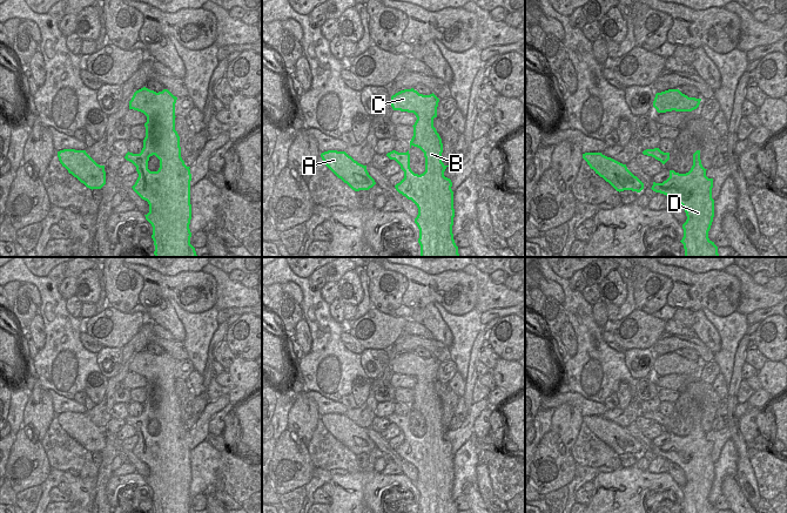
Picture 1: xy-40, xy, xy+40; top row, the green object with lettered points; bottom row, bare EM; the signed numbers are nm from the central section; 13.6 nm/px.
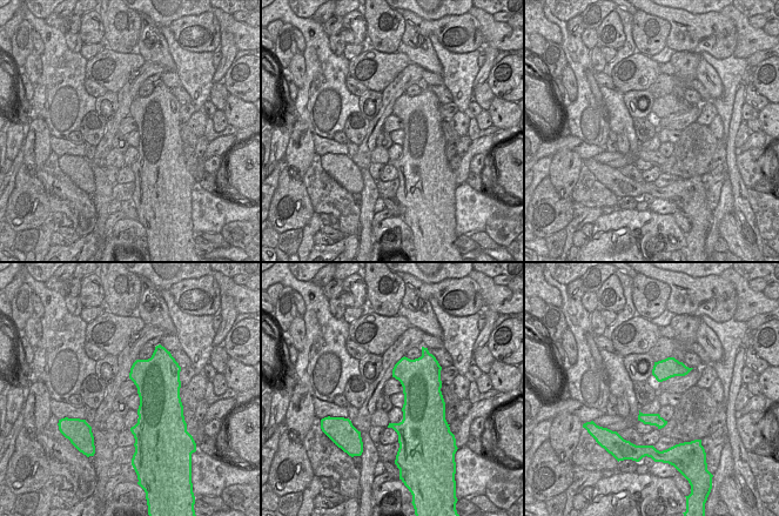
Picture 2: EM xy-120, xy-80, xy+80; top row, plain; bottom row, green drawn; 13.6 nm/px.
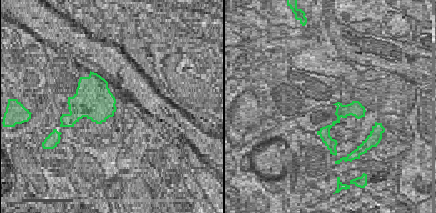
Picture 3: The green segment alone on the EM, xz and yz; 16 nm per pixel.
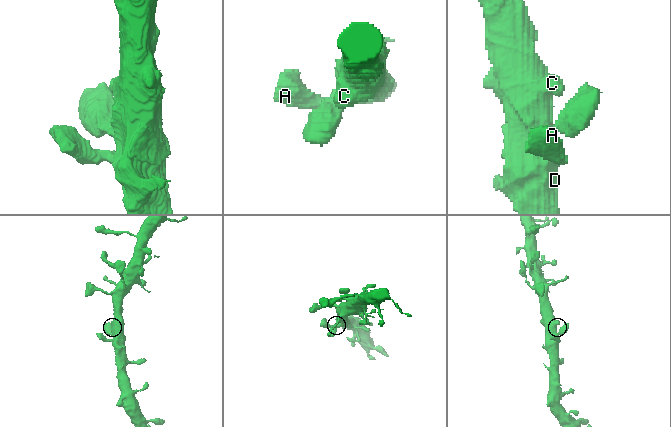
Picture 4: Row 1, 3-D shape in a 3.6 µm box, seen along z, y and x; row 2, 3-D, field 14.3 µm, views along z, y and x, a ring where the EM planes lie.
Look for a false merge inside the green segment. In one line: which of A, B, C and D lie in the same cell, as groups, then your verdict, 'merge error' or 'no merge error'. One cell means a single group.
groups A B C D; no merge error

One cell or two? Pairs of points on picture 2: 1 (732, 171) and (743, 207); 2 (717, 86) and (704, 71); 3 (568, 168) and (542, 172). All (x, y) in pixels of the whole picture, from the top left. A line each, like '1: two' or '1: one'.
1: one
2: one
3: two

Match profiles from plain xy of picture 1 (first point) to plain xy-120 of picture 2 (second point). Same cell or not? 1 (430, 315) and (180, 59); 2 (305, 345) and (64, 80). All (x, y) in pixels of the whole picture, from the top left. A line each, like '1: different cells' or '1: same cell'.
1: different cells
2: different cells

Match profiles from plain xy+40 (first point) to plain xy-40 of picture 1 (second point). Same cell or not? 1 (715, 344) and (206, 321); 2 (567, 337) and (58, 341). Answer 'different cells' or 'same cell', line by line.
1: different cells
2: different cells

